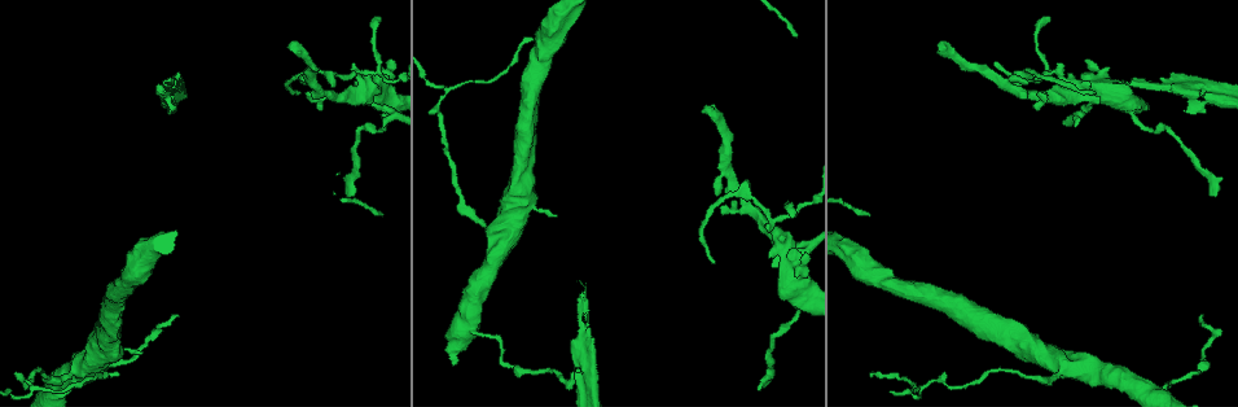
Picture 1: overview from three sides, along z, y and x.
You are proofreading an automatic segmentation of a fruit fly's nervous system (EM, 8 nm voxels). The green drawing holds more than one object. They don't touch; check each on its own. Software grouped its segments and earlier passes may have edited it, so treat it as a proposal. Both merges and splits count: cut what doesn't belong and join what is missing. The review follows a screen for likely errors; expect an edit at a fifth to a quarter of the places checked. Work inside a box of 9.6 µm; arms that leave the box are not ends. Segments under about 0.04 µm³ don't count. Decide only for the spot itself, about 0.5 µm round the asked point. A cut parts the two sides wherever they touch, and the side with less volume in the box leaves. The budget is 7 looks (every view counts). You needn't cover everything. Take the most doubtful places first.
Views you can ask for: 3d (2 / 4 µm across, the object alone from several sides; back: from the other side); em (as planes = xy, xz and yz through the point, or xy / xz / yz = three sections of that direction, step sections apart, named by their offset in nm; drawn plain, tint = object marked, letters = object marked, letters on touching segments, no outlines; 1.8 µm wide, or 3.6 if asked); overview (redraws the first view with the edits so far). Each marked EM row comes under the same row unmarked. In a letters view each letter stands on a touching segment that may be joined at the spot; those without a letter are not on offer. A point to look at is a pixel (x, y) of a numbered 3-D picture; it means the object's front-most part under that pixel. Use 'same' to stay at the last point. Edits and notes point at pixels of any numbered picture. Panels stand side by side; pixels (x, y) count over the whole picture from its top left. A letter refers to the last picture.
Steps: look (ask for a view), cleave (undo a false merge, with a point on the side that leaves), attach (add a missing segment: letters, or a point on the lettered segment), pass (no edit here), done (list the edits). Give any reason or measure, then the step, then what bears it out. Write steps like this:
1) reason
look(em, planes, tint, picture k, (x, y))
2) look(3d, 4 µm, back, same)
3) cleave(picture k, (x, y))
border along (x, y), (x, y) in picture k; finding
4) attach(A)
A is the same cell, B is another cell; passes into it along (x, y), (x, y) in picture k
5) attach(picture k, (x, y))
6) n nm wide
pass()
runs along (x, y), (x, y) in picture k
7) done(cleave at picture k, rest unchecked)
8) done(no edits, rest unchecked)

free end
look(em, yz, step 8, letters, picture 1, (1121, 82))

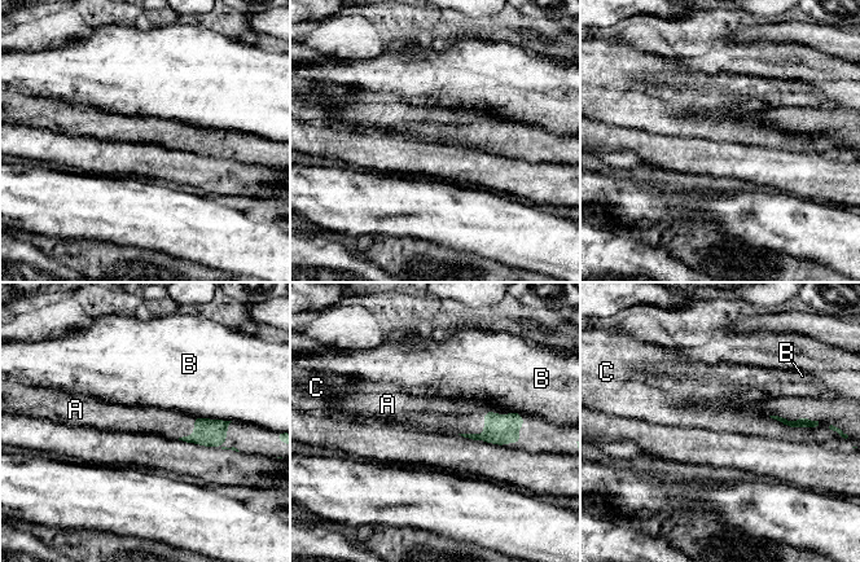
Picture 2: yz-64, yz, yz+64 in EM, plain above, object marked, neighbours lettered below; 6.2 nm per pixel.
cut it another way
look(em, planes, letters, same)

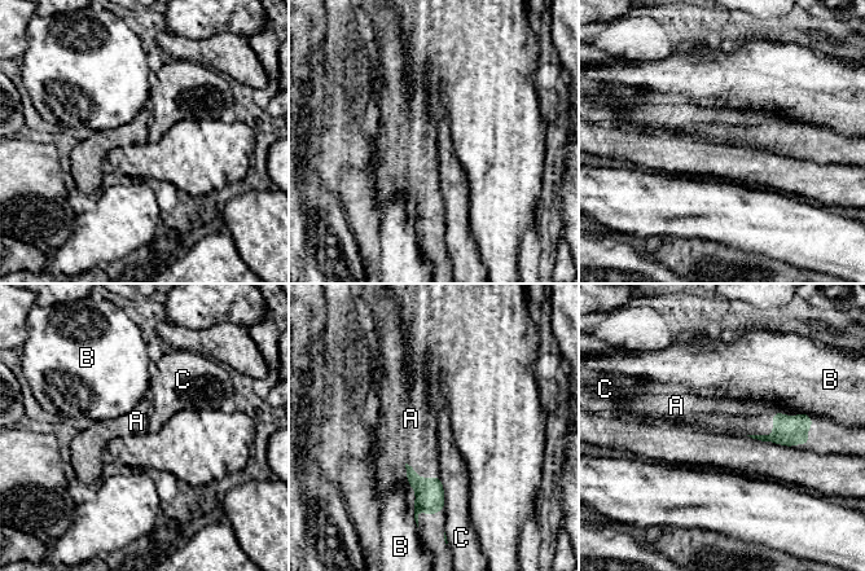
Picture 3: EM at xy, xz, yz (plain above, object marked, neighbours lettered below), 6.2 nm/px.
attach(A)
A is the same cell, B and C are other cells; passes into it along (789, 431), (769, 435), (745, 418) in picture 3; it goes on there

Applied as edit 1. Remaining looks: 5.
tapers out
look(3d, 2 µm, picture 1, (1215, 193))

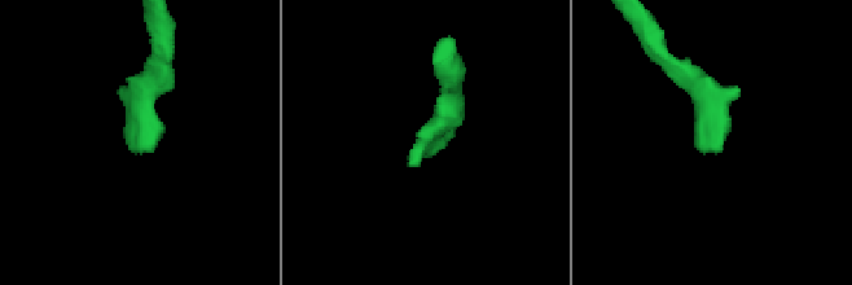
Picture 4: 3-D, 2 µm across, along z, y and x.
look(em, planes, letters, picture 4, (128, 148))

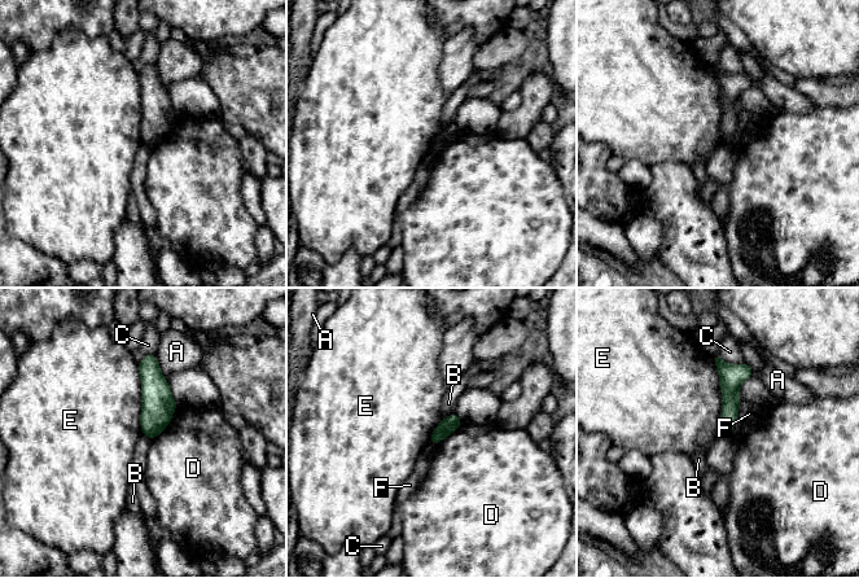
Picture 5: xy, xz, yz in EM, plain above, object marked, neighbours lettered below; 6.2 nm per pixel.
pass()
A, B, C, D, E and F are other cells; border along (711, 355), (721, 389), (722, 433) in picture 5; none of them fits

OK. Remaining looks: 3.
look(em, 3.6 µm, planes, tint, picture 1, (289, 44))

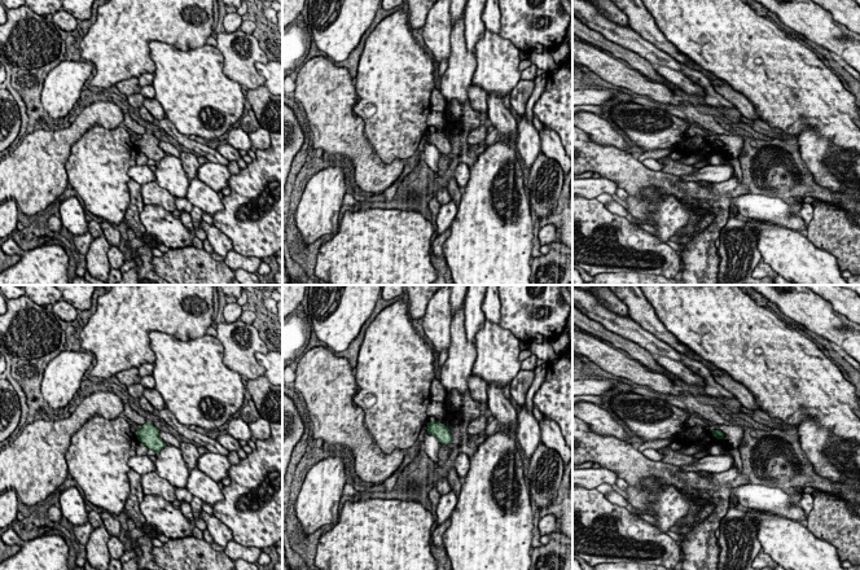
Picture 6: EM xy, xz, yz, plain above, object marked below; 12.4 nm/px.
what lies round it
look(em, 3.6 µm, planes, letters, same)

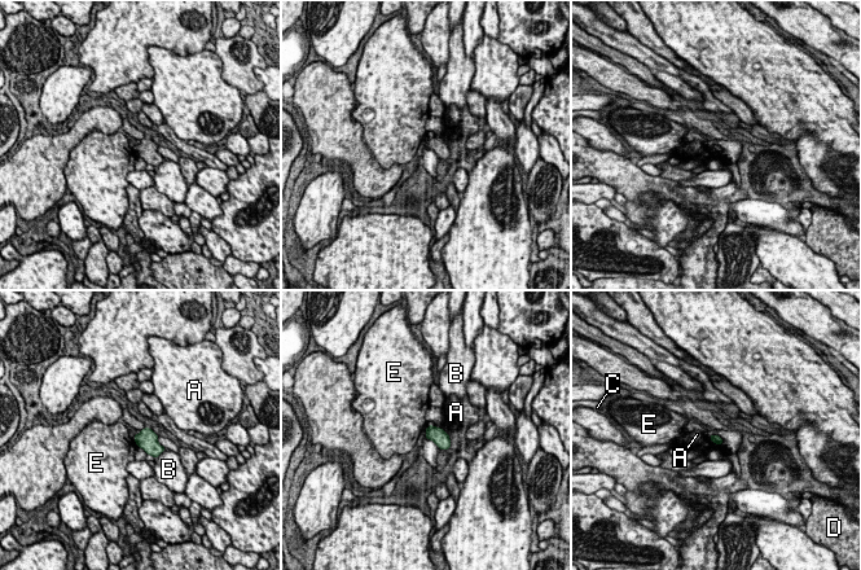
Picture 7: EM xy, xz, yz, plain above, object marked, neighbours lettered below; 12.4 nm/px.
E touches over 200 nm
pass()
A, B, C, D and E are other cells; no lettered segment goes on from it

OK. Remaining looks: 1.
done(attach at picture 3, rest unchecked)

